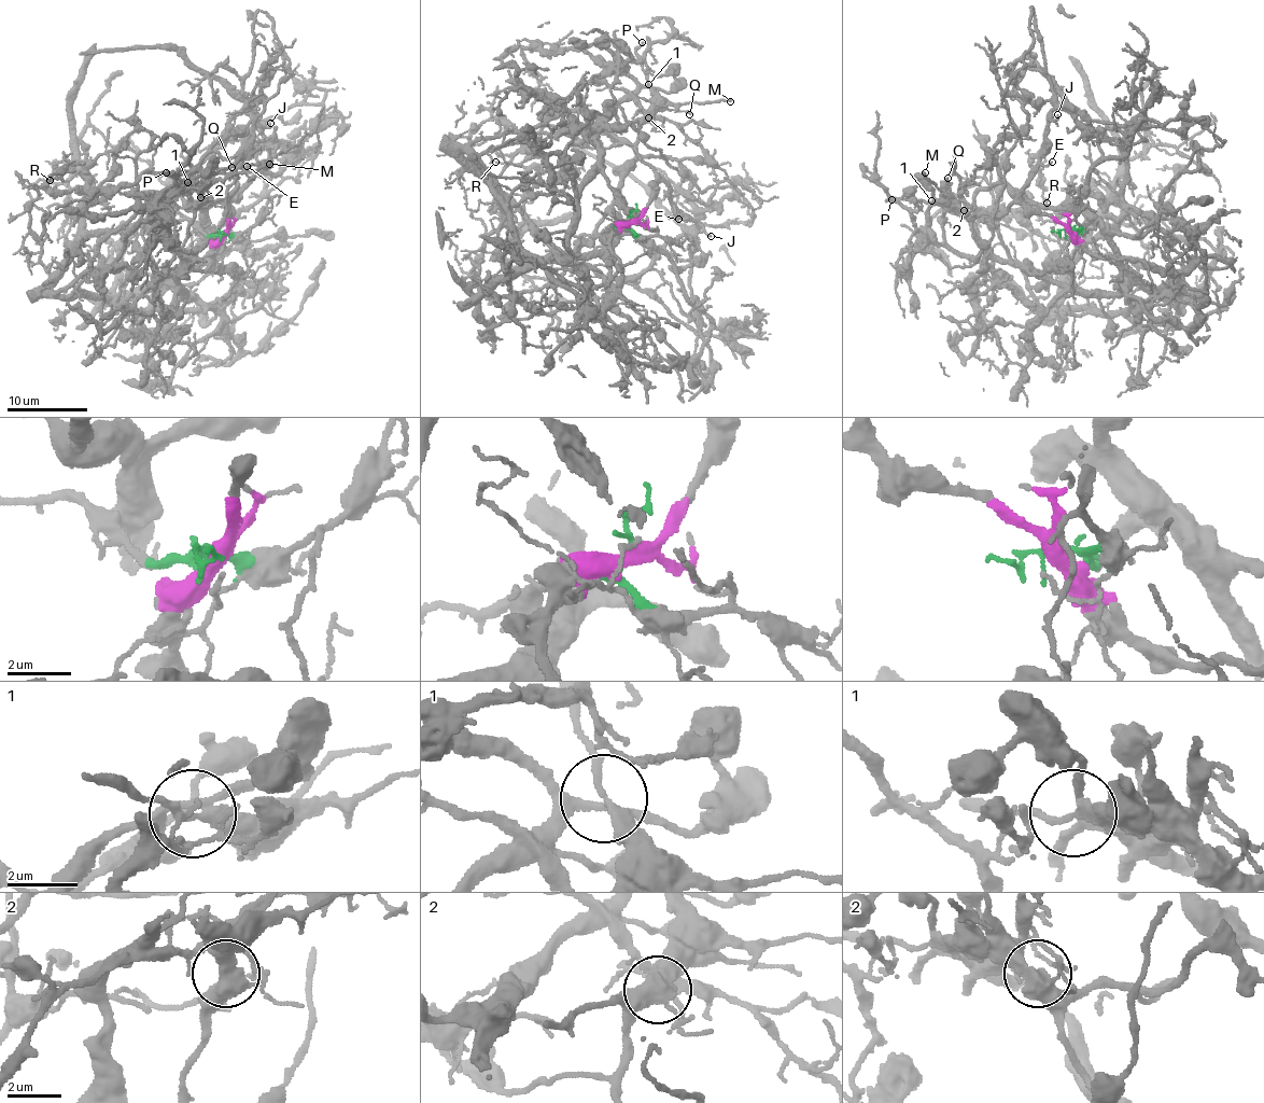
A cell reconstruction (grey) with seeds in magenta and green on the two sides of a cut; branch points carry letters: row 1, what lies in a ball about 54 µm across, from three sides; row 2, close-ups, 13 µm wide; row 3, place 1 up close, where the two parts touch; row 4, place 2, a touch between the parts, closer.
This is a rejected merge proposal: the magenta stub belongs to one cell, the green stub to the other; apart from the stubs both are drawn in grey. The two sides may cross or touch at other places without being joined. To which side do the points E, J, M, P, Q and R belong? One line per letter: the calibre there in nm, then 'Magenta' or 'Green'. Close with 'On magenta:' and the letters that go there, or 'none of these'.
E: Thickness 130 nm. Magenta
J: Thickness 180 nm. Magenta
M: Thickness 240 nm. Magenta
P: Thickness 140 nm. Magenta
Q: Thickness 120 nm. Magenta
R: Thickness 80 nm. Green
On magenta: E, J, M, P, Q

